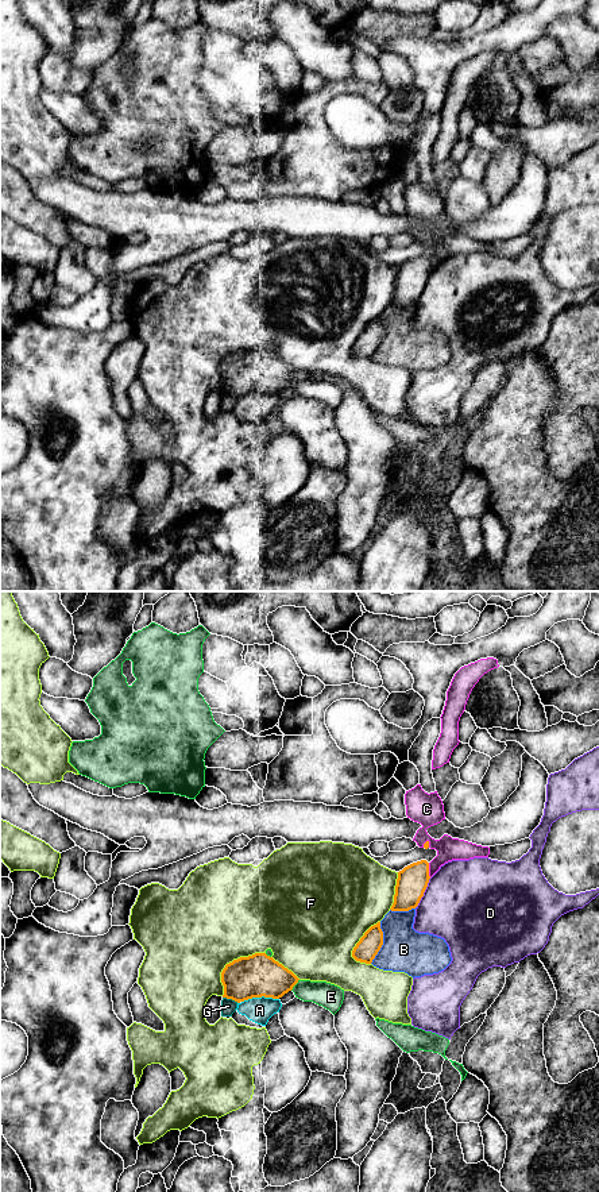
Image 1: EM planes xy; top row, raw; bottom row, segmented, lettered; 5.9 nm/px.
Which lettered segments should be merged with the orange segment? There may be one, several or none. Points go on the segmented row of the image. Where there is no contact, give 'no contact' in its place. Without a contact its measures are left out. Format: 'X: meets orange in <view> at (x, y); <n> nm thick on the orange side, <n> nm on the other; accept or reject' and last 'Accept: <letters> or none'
A: meets orange in xy at (259, 996); 260 nm thick on the orange side, 160 nm on the other; reject
B: meets orange in xy at (382, 942); 140 nm thick on the orange side, 260 nm on the other; reject
C: meets orange in xy at (428, 870); 180 nm thick on the orange side, 140 nm on the other; accept
D: meets orange in xy at (424, 891); 180 nm thick on the orange side, 480 nm on the other; reject
E: meets orange in xy at (296, 983); 260 nm thick on the orange side, 150 nm on the other; reject
F: meets orange in xy at (230, 963); 260 nm thick on the orange side, 500 nm on the other; reject
G: meets orange in xy at (231, 998); 260 nm thick on the orange side, 90 nm on the other; reject
Accept: C

